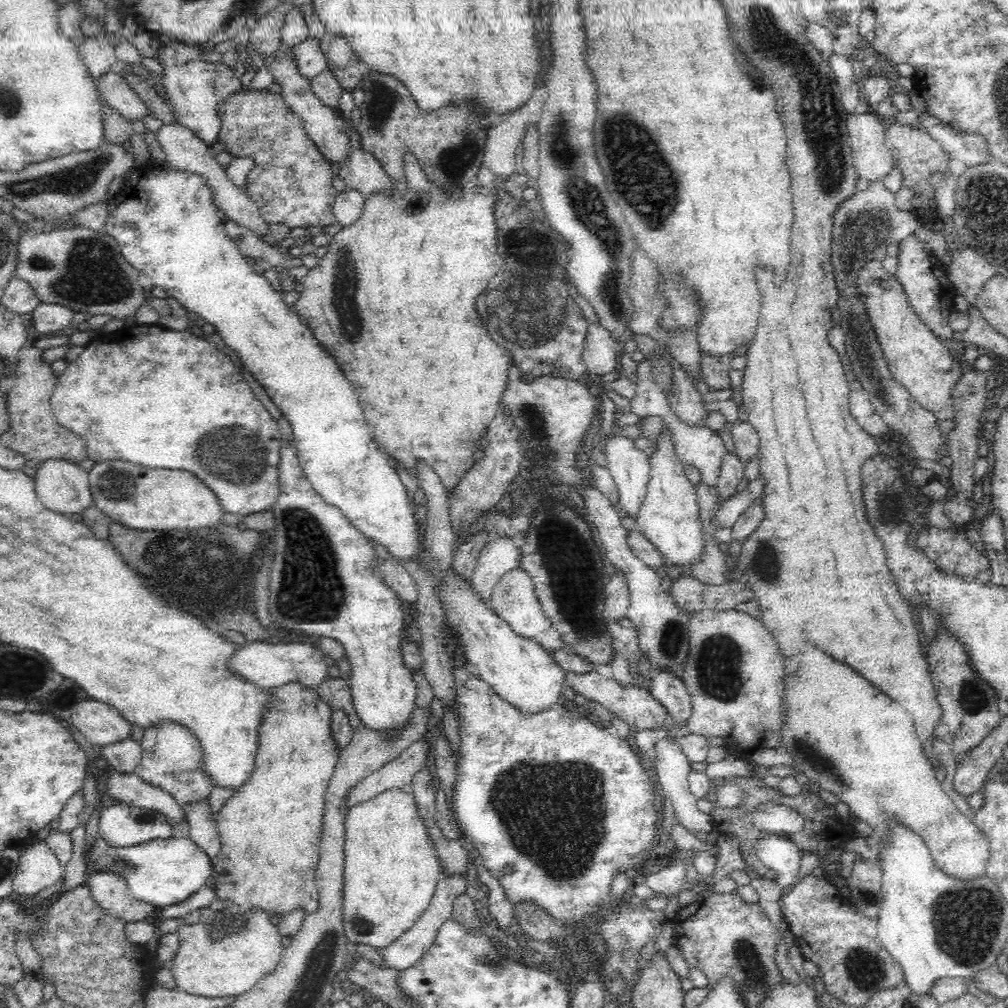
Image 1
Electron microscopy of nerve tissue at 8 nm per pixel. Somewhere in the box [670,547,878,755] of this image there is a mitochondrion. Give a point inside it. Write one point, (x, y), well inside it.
(717, 663)

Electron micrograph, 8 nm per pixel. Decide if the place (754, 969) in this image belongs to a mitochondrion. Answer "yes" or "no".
yes

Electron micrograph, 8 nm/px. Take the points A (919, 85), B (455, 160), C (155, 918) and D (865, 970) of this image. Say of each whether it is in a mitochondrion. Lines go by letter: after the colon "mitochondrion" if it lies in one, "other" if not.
A: other
B: mitochondrion
C: other
D: mitochondrion

